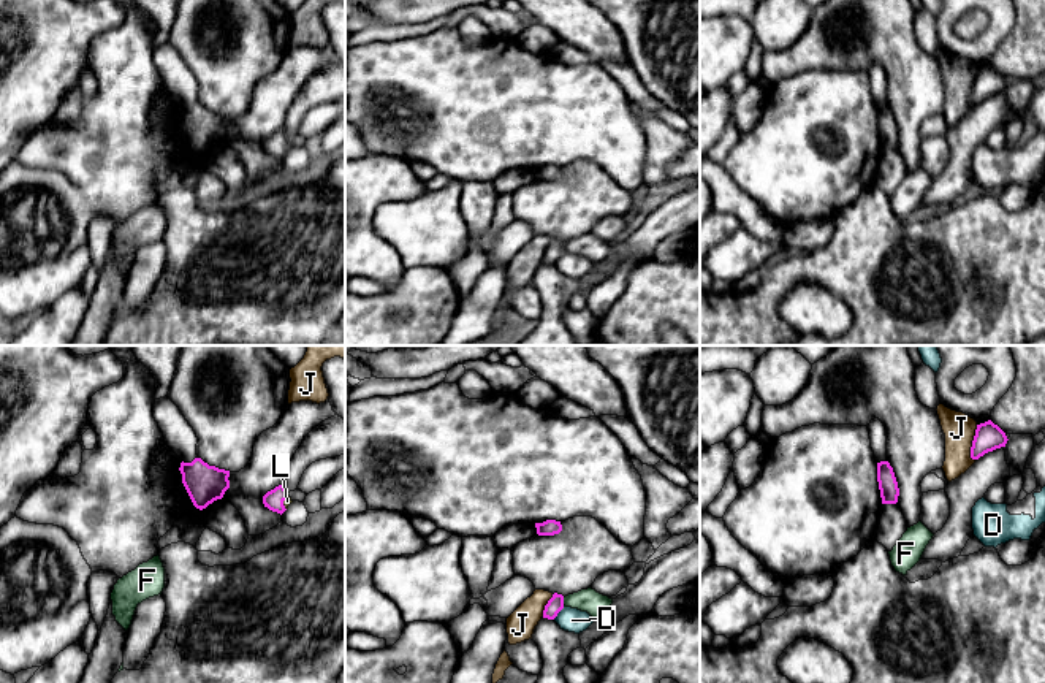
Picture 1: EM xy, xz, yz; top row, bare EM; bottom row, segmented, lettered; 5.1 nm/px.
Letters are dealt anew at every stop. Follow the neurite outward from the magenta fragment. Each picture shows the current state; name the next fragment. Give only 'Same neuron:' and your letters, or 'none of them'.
Same neuron: L

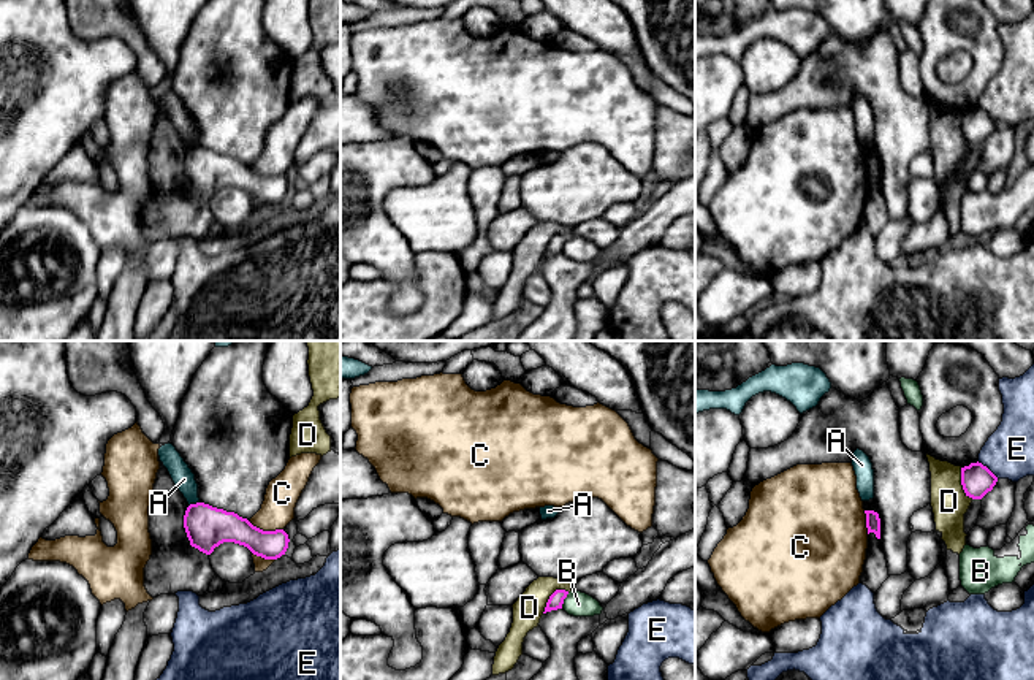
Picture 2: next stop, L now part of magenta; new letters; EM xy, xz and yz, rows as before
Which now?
Same neuron: none of them

